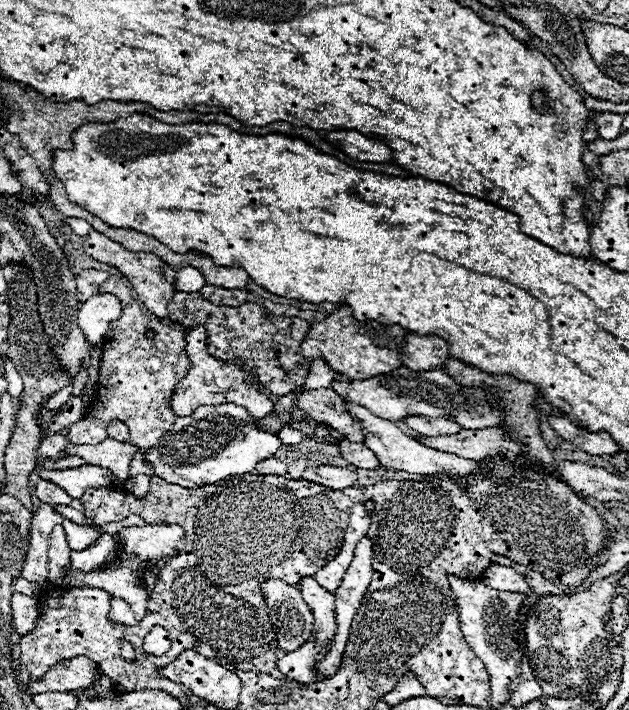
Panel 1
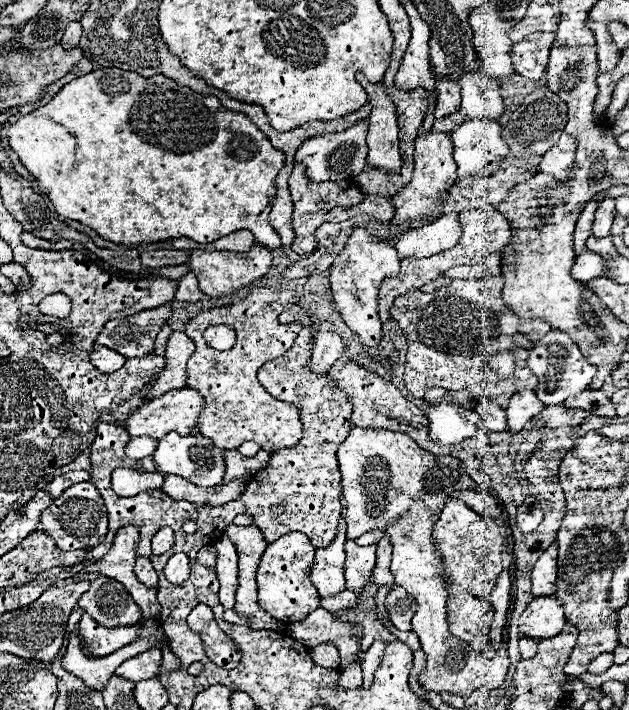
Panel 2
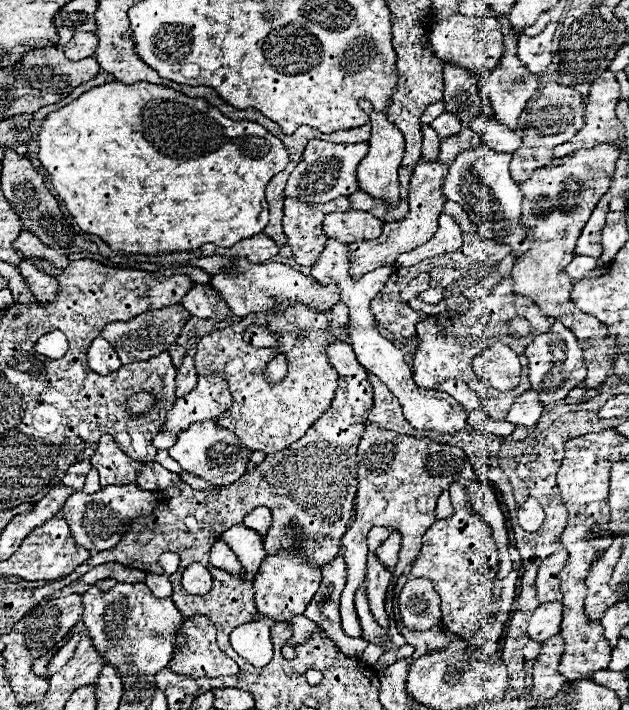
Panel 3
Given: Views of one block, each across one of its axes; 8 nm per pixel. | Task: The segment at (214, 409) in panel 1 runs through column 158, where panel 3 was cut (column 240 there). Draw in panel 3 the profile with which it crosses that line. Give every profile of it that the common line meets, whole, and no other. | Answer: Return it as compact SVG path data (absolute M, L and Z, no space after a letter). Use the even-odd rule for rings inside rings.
M204 420L182 430L178 434L178 442L168 450L168 454L182 466L182 470L204 478L214 486L228 486L246 474L252 450L246 450L230 430L218 426L214 420Z

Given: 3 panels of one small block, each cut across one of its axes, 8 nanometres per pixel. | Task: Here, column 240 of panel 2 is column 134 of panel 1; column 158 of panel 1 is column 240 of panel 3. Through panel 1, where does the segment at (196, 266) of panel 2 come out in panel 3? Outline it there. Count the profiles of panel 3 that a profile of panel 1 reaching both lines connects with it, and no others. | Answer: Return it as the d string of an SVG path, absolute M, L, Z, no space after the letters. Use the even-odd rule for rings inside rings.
M234 258L234 268L224 274L212 276L210 286L222 294L230 310L240 318L248 316L250 312L284 310L286 308L284 304L296 304L296 302L306 304L310 310L326 312L336 302L340 302L340 292L334 284L322 286L318 282L312 282L308 276L286 264L250 264L246 262L246 258Z

